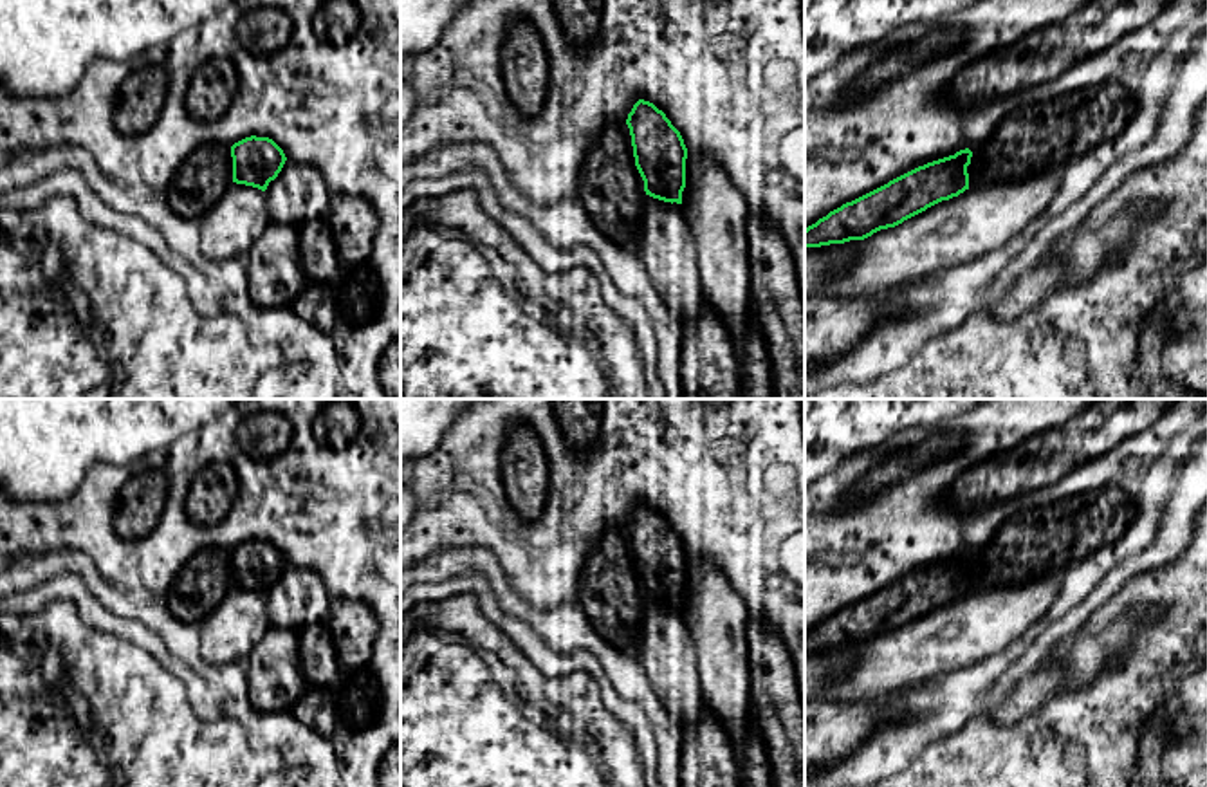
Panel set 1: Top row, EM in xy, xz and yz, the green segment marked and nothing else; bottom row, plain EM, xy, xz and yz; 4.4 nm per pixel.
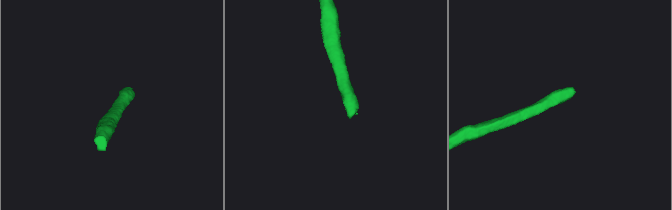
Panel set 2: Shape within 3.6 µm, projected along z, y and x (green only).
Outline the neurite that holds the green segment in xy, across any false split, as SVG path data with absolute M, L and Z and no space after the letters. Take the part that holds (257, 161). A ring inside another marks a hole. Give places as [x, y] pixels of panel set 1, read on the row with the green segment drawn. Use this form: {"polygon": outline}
{"polygon": "M245 137L231 146L233 182L267 190L278 177L287 157L269 137Z"}

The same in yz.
{"polygon": "M969 148L918 166L805 229L805 247L864 240L969 190Z"}

